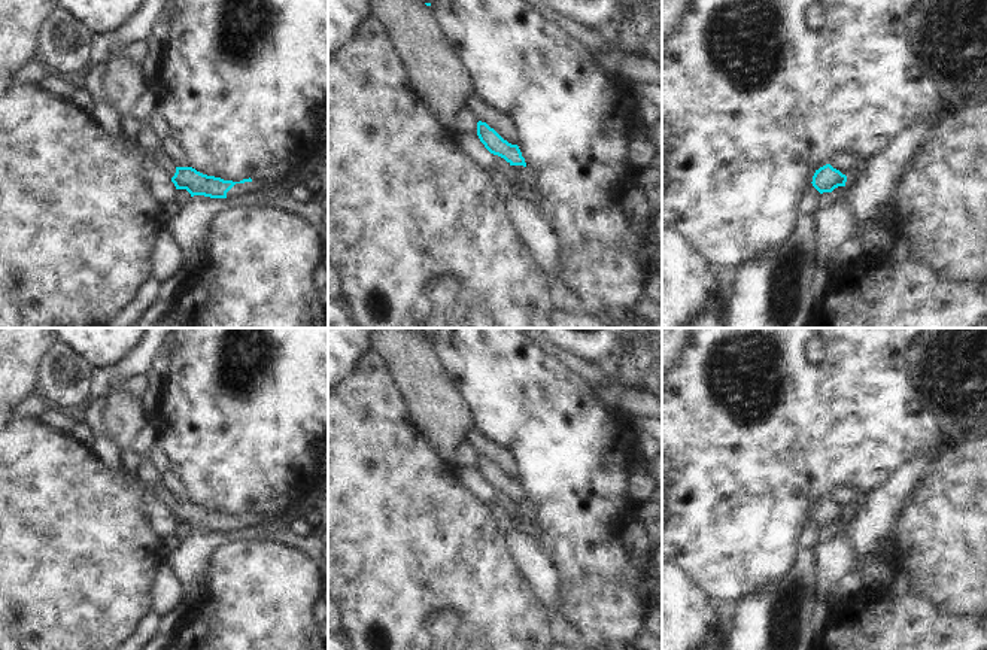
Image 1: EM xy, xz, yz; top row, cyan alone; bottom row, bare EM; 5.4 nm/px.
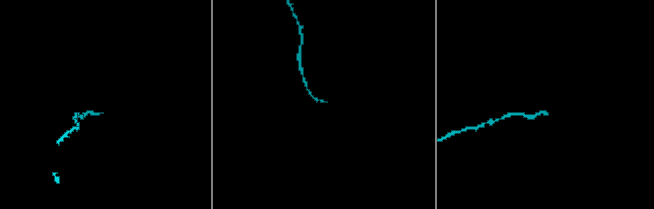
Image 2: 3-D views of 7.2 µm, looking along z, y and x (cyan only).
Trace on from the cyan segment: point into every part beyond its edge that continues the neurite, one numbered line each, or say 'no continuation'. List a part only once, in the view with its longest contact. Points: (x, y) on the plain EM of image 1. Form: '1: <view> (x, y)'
no continuation

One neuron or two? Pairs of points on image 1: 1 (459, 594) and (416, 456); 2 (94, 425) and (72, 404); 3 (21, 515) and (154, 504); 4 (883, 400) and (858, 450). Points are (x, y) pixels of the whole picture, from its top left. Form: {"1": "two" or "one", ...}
{"1": "one", "2": "two", "3": "two", "4": "one"}

